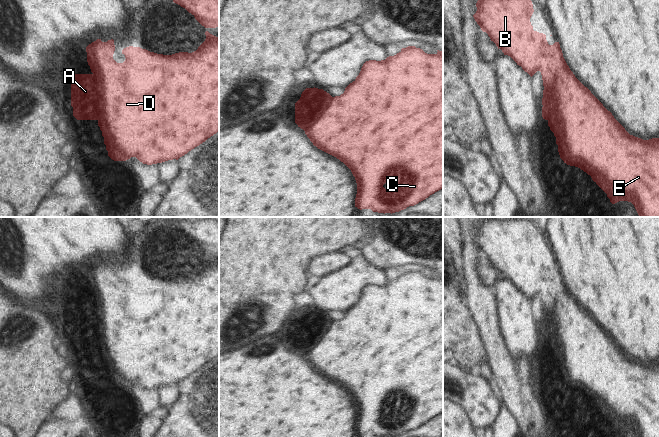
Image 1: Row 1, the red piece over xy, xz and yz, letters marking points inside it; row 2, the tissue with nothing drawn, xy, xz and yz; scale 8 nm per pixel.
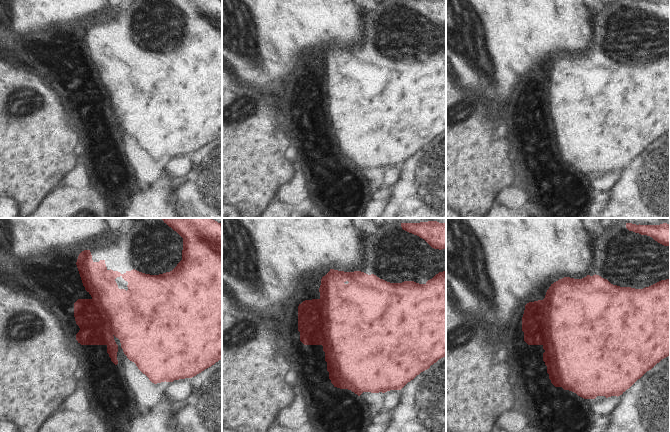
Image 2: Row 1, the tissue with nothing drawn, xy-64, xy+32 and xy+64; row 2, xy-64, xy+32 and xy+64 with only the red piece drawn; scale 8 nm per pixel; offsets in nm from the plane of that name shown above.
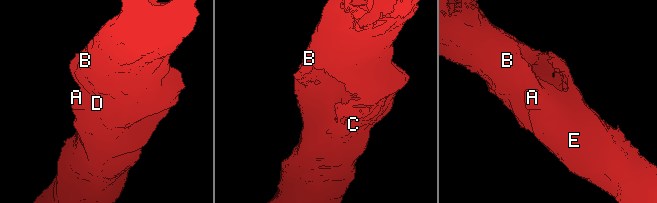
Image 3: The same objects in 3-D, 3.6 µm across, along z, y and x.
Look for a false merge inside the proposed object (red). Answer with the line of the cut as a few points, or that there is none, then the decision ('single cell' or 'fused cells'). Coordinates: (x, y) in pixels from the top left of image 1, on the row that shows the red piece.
no cut; single cell

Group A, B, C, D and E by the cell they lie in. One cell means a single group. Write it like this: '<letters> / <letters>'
A B C D E

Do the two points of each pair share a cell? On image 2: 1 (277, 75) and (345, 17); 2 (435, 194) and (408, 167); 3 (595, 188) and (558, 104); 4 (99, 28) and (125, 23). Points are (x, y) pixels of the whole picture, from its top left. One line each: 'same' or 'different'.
1: same
2: same
3: different
4: same

